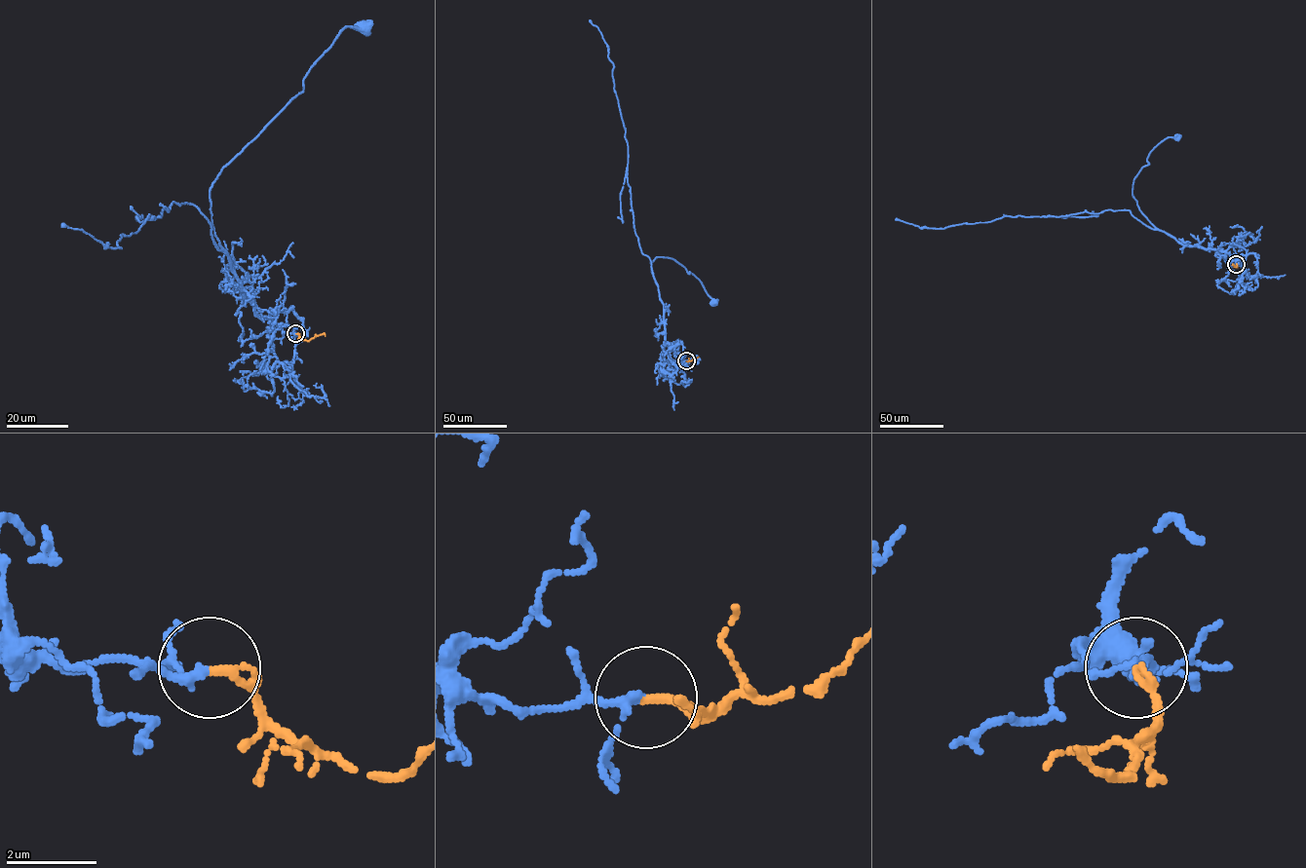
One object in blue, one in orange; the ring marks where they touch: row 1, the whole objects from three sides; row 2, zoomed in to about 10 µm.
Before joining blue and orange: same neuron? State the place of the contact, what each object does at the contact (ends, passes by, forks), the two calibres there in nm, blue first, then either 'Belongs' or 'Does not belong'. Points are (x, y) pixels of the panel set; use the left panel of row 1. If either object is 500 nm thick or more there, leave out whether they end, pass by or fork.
Place: (295, 333). At the ring blue passes by. At the ring orange ends. Thickness 160 nm (blue) against 200 nm. Belongs

